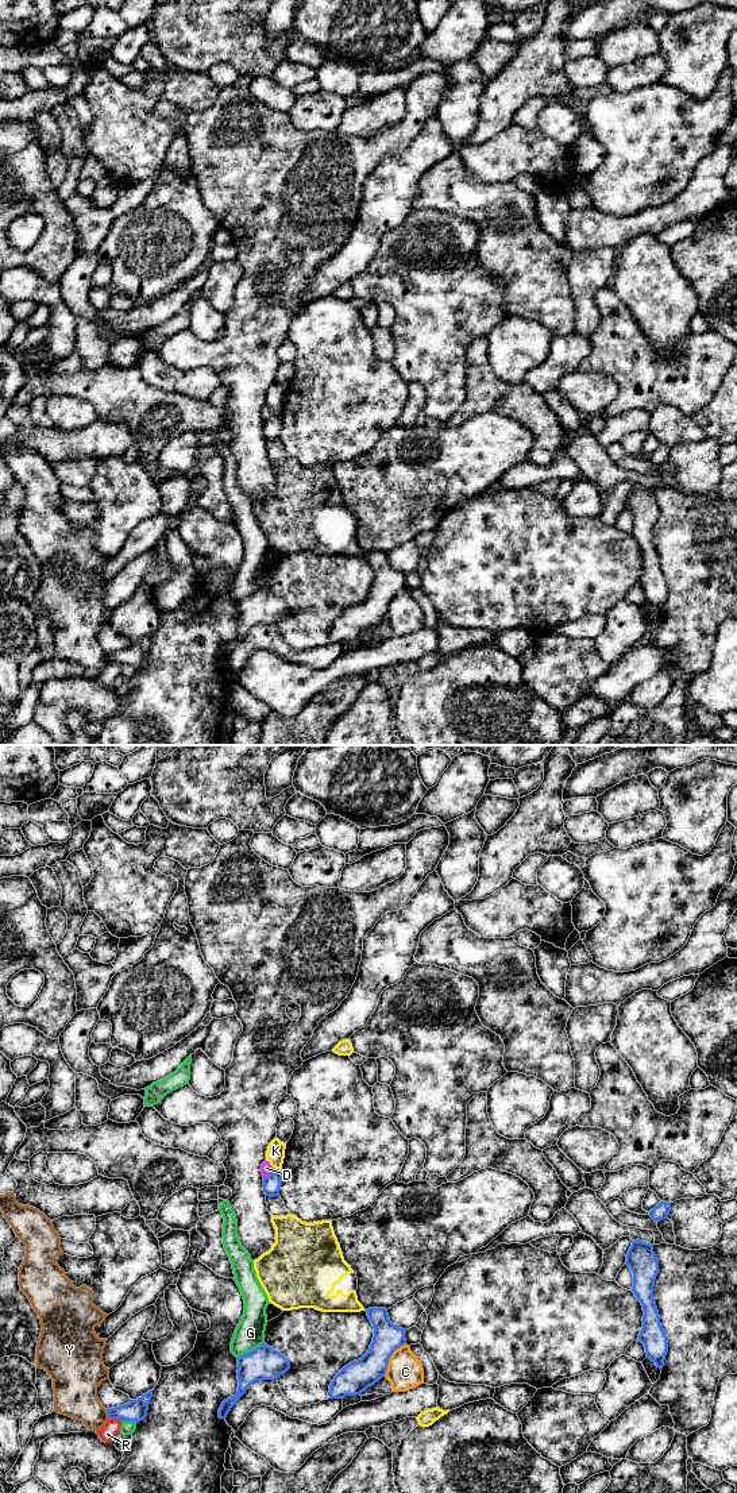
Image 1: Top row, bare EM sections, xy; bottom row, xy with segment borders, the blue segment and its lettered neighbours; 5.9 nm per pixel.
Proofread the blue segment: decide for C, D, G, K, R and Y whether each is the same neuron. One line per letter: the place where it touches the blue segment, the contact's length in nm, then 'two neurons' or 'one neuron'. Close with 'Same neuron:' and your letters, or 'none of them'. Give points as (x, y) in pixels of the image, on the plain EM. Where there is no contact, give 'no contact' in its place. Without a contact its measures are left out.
C: meets blue in xy at (389, 602); contact 240 nm long; two neurons
D: meets blue in xy at (270, 417); contact 90 nm long; two neurons
G: meets blue in xy at (250, 595); contact 190 nm long; two neurons
K: meets blue in xy at (277, 413); contact 60 nm long; two neurons
R: meets blue in xy at (116, 662); contact 80 nm long; two neurons
Y: meets blue in xy at (108, 658); contact 60 nm long; two neurons
Same neuron: none of them

